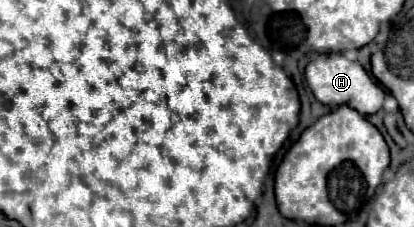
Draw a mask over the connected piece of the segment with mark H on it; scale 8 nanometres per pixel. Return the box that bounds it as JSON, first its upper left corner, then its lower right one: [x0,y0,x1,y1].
[304,54,384,116]

